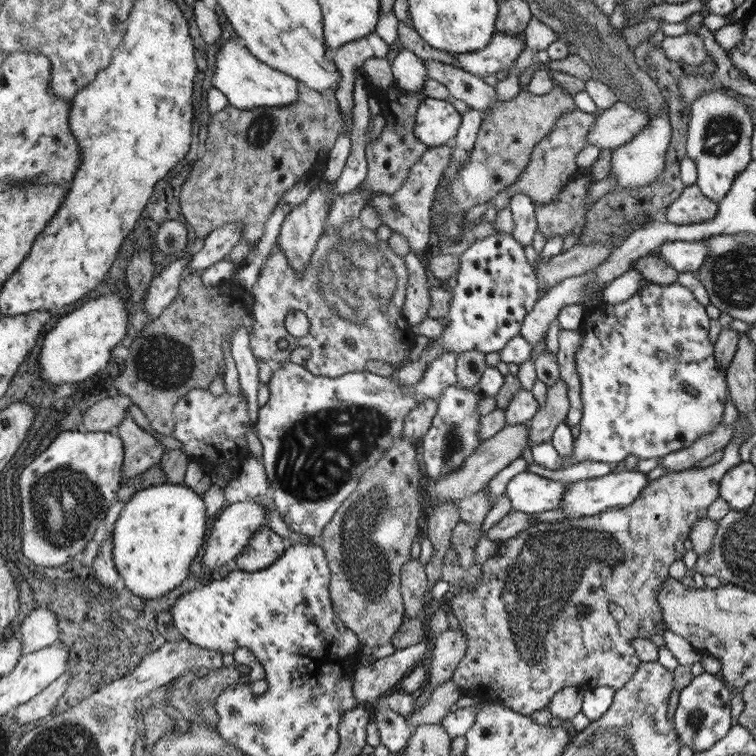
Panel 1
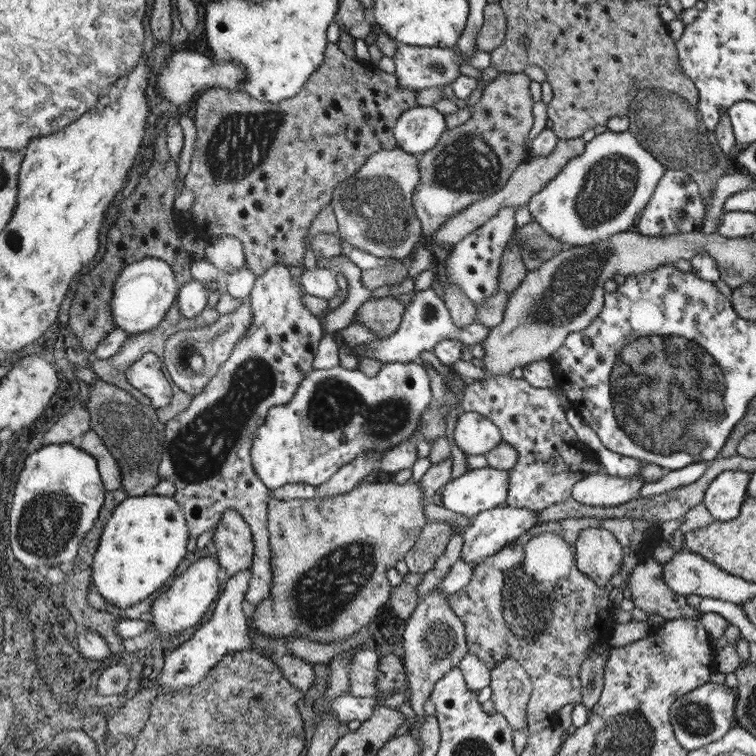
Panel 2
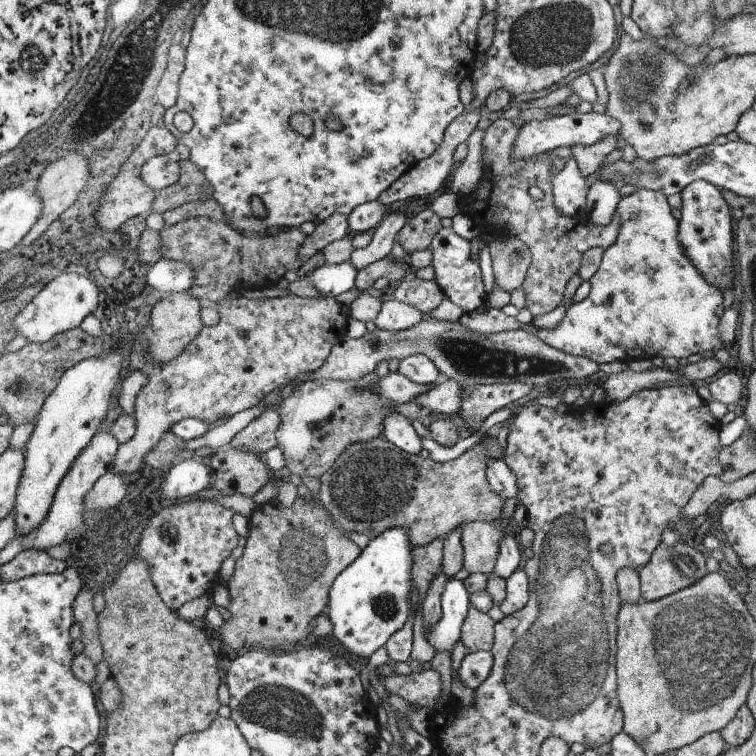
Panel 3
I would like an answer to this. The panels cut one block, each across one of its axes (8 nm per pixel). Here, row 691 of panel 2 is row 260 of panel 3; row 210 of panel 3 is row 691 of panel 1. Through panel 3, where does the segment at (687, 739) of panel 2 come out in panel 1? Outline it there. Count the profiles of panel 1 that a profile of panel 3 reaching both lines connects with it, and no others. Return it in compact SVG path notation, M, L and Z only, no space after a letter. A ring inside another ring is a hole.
M699 674L683 690L679 690L679 702L673 712L673 726L681 744L689 746L695 754L709 750L717 740L727 736L731 730L729 722L729 700L733 690L729 690L717 676Z

